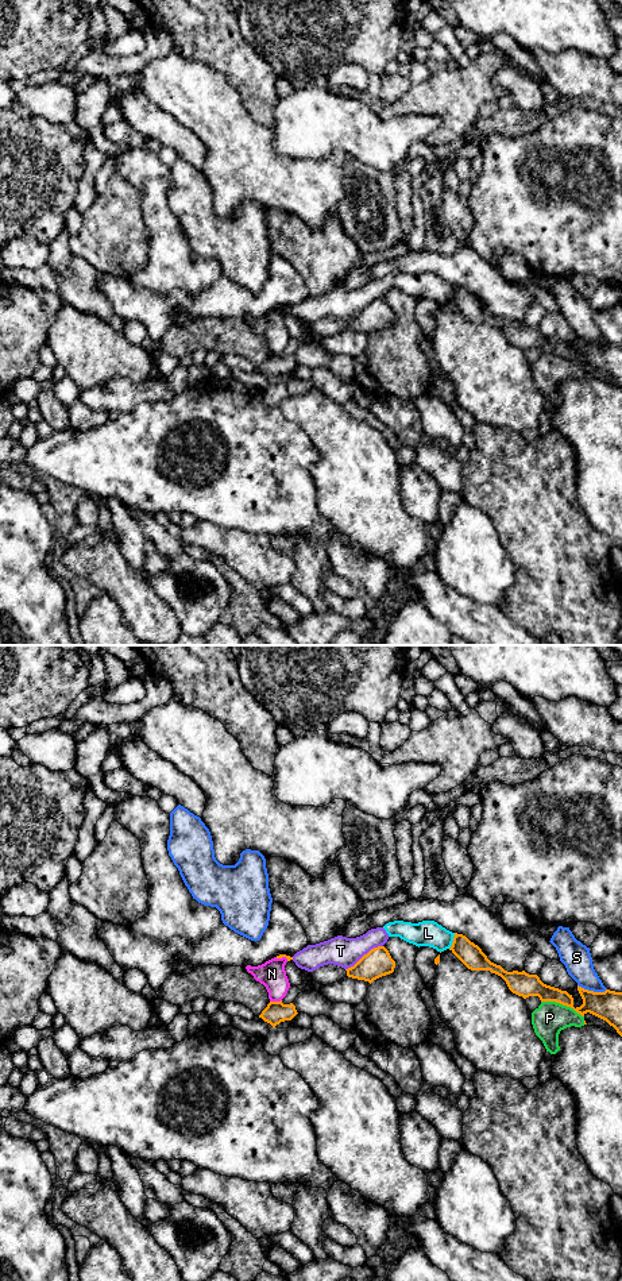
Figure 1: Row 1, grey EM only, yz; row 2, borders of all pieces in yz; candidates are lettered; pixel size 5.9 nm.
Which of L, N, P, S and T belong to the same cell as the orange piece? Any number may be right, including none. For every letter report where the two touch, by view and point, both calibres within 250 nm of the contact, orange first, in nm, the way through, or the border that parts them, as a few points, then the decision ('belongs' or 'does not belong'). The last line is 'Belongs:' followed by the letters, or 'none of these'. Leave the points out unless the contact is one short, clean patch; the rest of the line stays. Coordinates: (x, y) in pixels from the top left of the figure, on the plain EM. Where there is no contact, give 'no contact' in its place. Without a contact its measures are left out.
L: yz (454, 293) | 140/160 nm | along yz (455, 285), (454, 293), (448, 300) | does not belong
N: yz (275, 354) | 130/160 nm | along yz (281, 351), (270, 354) | does not belong
P: yz (563, 357) | 160/190 nm | does not belong
S: yz (592, 343) | 170/170 nm | does not belong
T: yz (364, 307) | 170/180 nm | does not belong
Belongs: none of these

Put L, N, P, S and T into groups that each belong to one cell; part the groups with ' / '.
L N T / P / S

